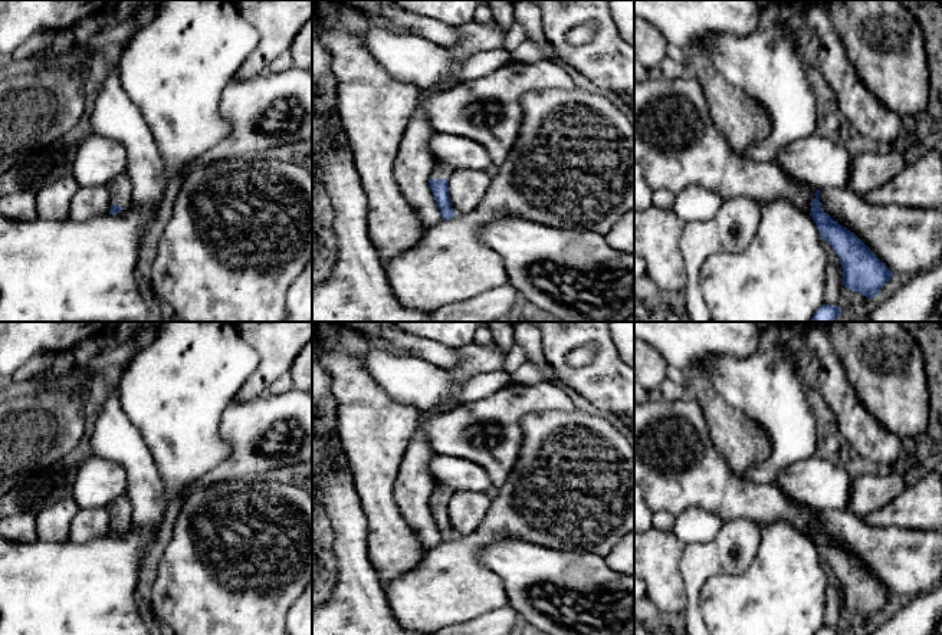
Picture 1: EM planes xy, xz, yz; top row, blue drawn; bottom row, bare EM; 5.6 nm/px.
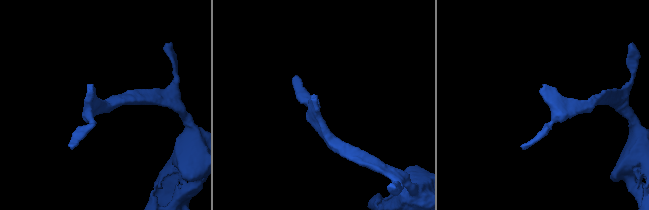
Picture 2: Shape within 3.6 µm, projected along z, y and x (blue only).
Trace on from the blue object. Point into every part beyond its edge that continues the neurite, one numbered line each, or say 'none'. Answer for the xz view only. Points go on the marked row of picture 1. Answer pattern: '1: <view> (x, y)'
1: xz (440, 171)

